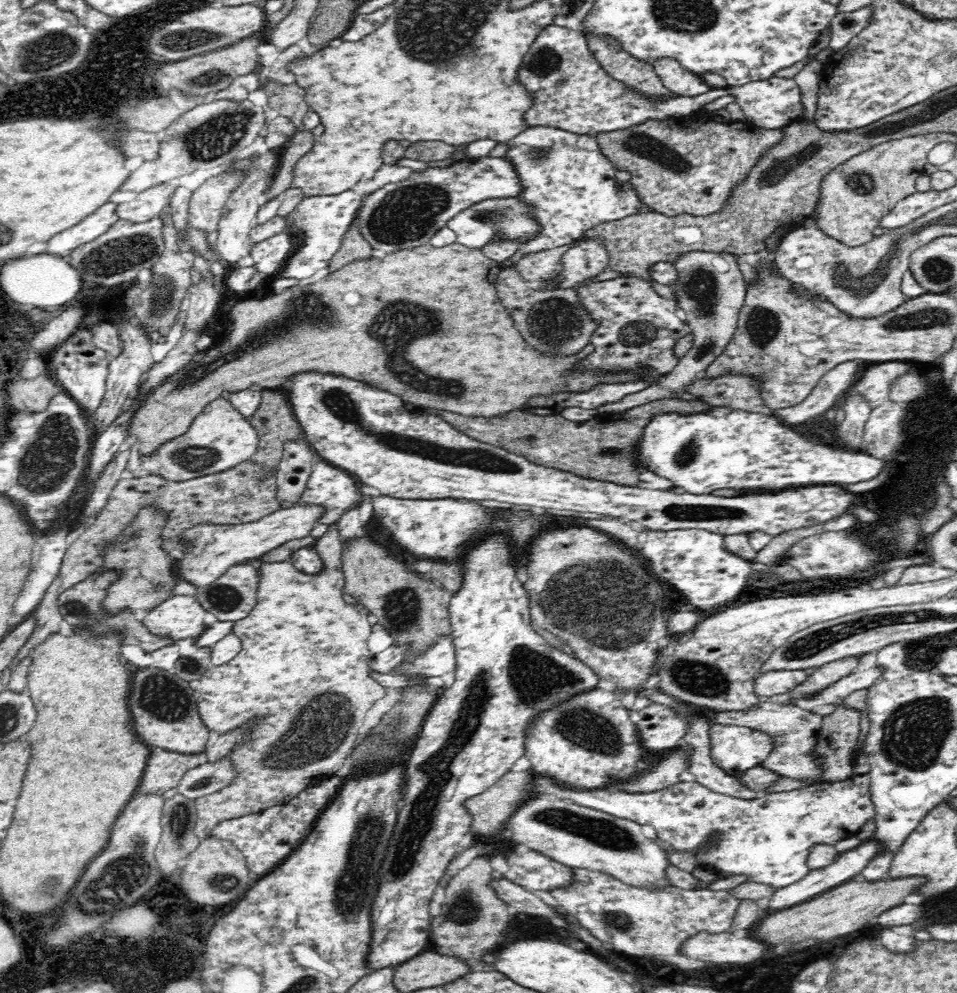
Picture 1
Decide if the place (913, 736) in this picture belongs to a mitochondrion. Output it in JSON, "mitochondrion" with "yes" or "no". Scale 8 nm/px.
{"mitochondrion":"yes"}

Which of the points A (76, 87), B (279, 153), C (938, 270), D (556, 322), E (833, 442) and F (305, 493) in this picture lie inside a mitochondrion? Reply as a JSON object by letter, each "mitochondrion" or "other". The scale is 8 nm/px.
{"A":"mitochondrion","B":"other","C":"mitochondrion","D":"mitochondrion","E":"other","F":"other"}

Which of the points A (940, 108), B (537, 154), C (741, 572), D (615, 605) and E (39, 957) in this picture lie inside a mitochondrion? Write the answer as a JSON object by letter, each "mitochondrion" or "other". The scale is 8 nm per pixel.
{"A":"mitochondrion","B":"mitochondrion","C":"other","D":"mitochondrion","E":"other"}

